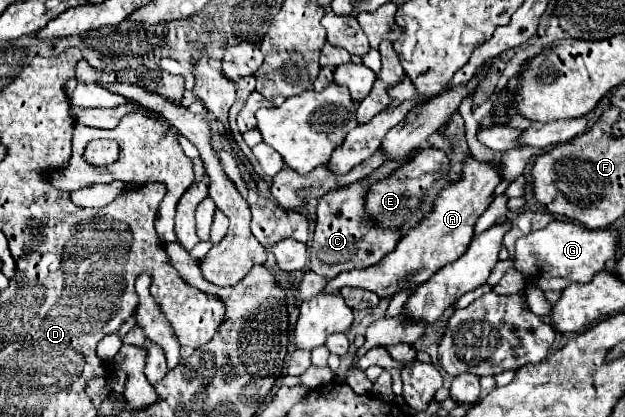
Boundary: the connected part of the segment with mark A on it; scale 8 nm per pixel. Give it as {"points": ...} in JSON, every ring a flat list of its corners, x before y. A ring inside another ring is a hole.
{"points":[[467,155,463,159,461,179,439,191,431,213,425,219,421,219,413,229,409,229,389,255,385,255,375,267,341,273,339,277,331,279,323,291,337,293,343,285,355,285,355,287,363,287,367,291,377,293,379,299,393,297,397,291,405,289,407,283,409,283,409,289,413,291,415,287,431,279,431,275,435,275,441,267,445,267,451,261,457,261,467,251,475,235,473,231,475,223,491,205,493,191,501,179,503,175,497,165,479,161,473,155]]}

